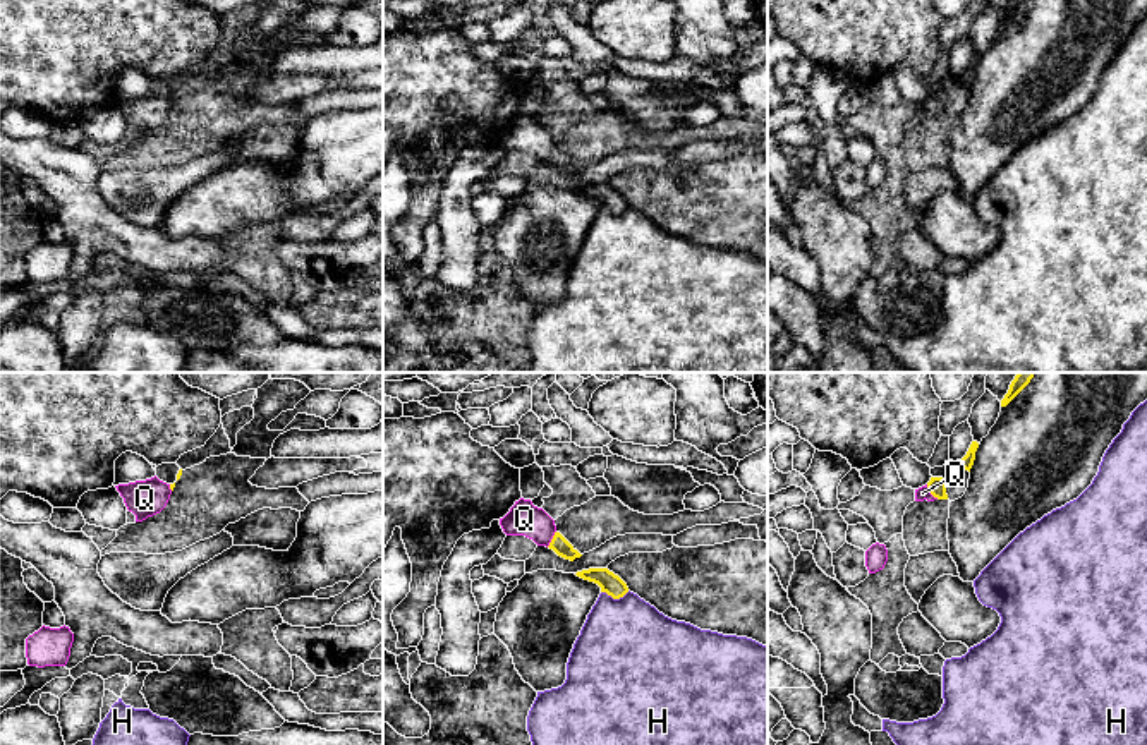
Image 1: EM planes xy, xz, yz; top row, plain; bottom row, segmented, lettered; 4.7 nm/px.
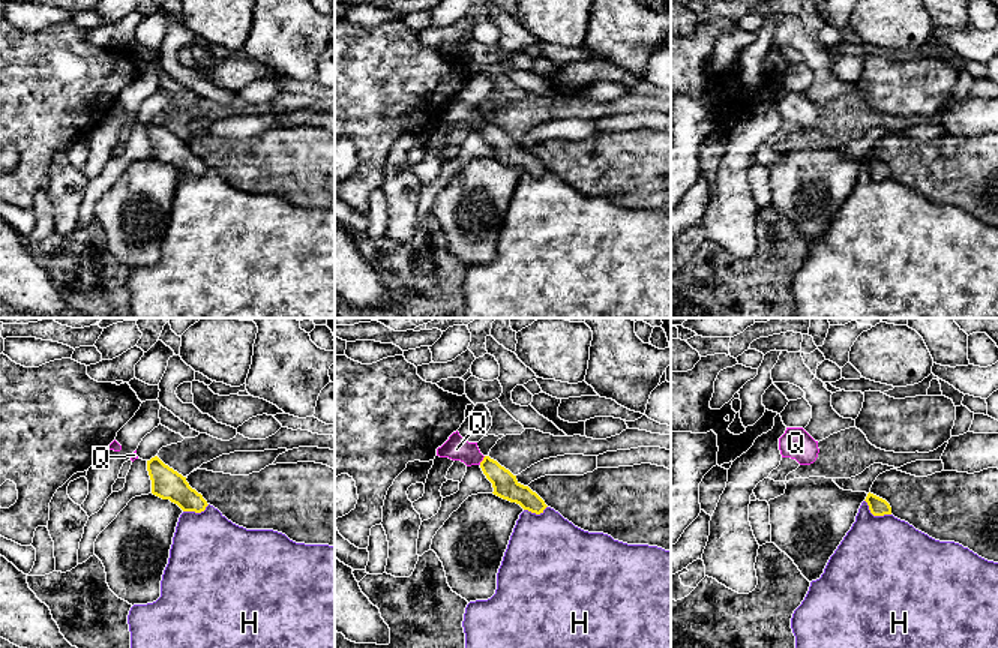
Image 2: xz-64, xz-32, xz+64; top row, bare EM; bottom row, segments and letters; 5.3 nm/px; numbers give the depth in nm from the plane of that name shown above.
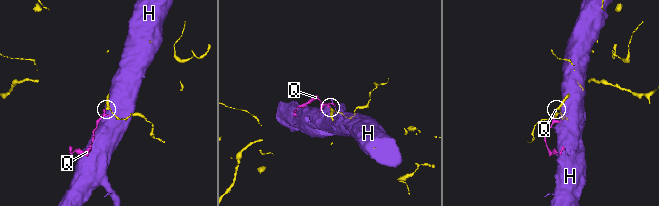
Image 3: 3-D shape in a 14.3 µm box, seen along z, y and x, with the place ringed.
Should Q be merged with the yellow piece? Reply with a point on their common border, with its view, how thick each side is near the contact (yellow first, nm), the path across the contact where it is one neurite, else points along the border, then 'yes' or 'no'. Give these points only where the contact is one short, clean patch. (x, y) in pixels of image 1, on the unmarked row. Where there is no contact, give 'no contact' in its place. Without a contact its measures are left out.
contact yz (931, 109); calibres 80 and 70 nm; way yz (936, 100), (931, 109), (922, 109); yes

